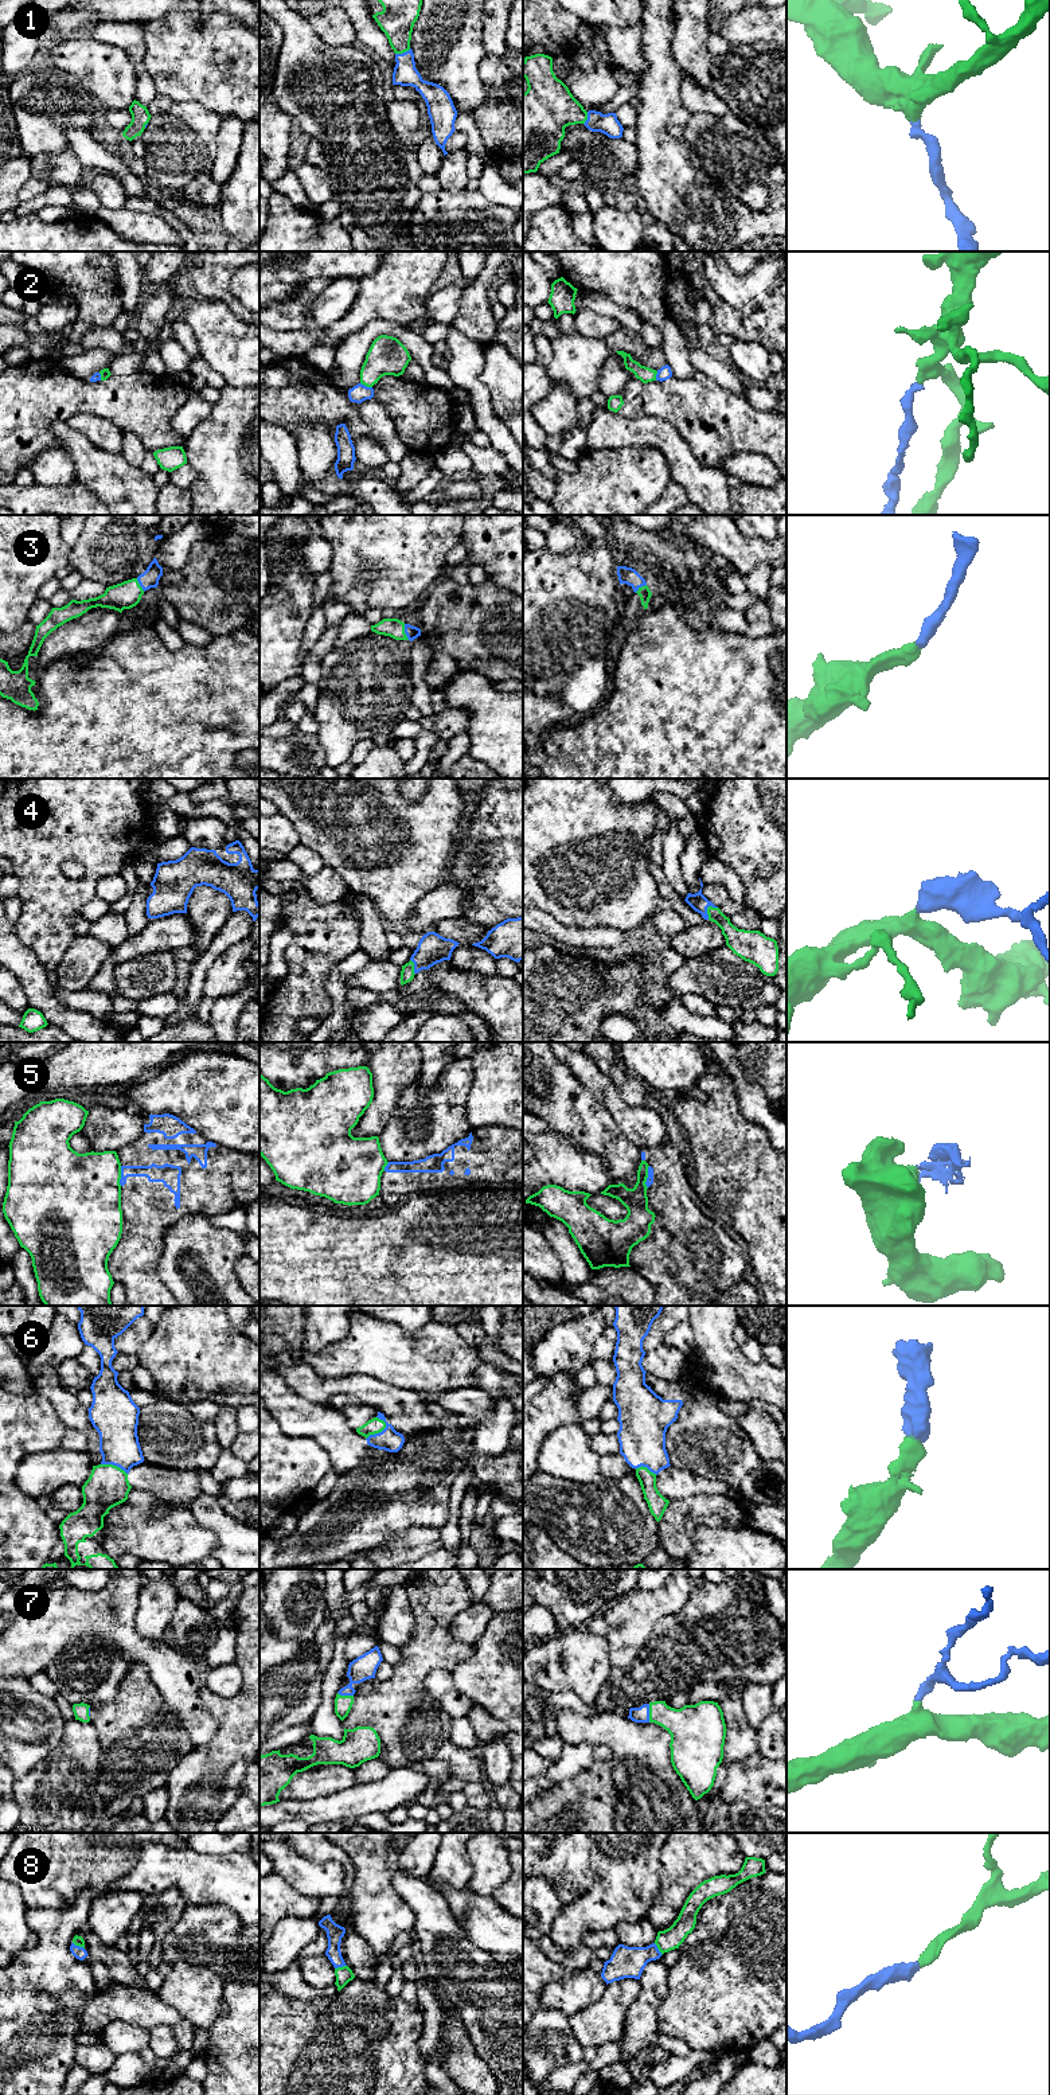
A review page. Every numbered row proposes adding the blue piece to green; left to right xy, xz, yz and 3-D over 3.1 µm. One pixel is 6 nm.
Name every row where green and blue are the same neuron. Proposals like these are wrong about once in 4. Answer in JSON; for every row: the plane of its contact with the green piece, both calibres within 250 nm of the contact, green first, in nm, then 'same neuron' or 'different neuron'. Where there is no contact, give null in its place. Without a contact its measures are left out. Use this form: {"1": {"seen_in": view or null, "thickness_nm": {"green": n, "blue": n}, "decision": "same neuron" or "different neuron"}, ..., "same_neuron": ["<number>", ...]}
{"1": {"seen_in": "xz", "thickness_nm": {"green": 200, "blue": 140}, "decision": "same neuron"}, "2": {"seen_in": "xz", "thickness_nm": {"green": 220, "blue": 110}, "decision": "different neuron"}, "3": {"seen_in": "xz", "thickness_nm": {"green": 120, "blue": 80}, "decision": "same neuron"}, "4": {"seen_in": "yz", "thickness_nm": {"green": 130, "blue": 100}, "decision": "same neuron"}, "5": {"seen_in": "yz", "thickness_nm": {"green": 150, "blue": 50}, "decision": "different neuron"}, "6": {"seen_in": "xz", "thickness_nm": {"green": 90, "blue": 140}, "decision": "same neuron"}, "7": {"seen_in": "yz", "thickness_nm": {"green": 240, "blue": 100}, "decision": "same neuron"}, "8": {"seen_in": "xy", "thickness_nm": {"green": 60, "blue": 80}, "decision": "same neuron"}, "same_neuron": ["1", "3", "4", "6", "7", "8"]}

